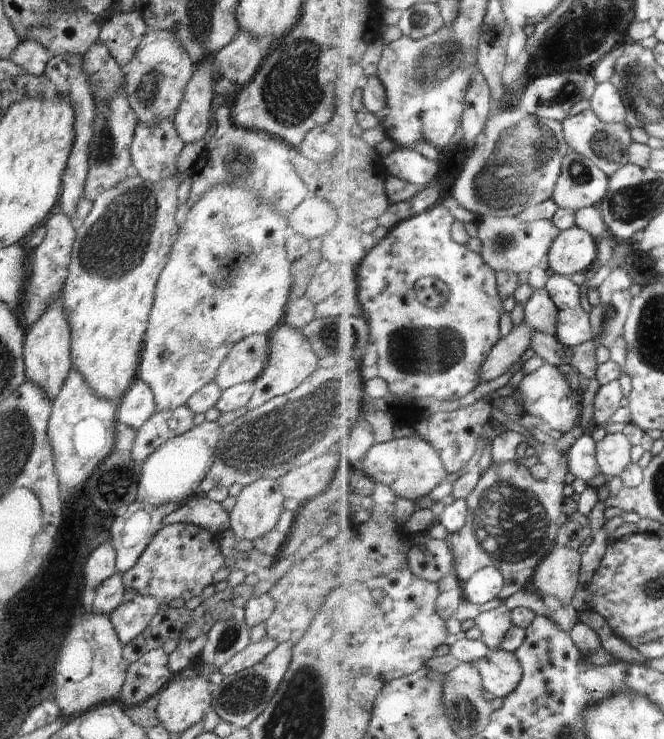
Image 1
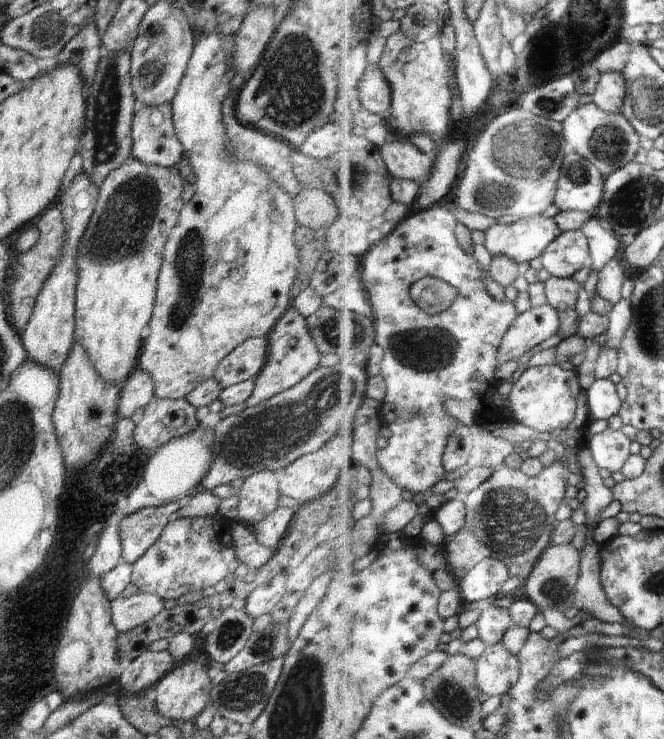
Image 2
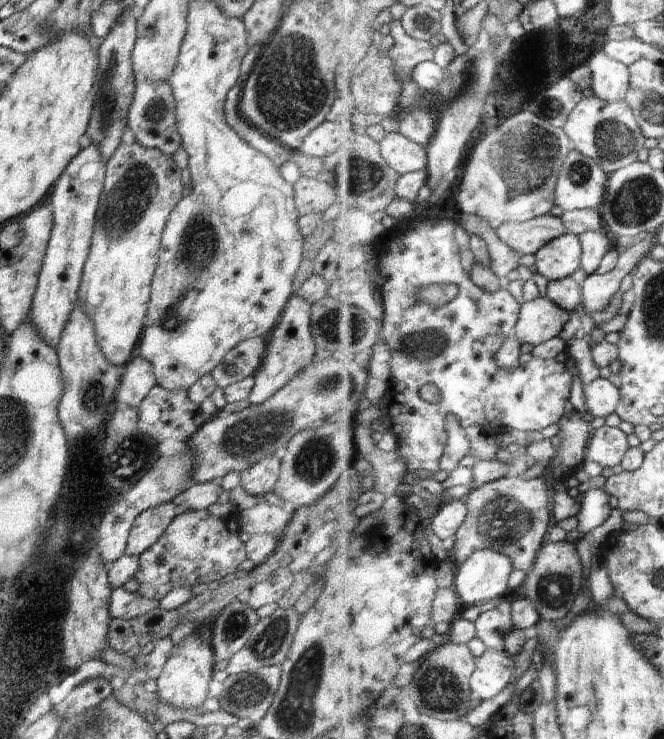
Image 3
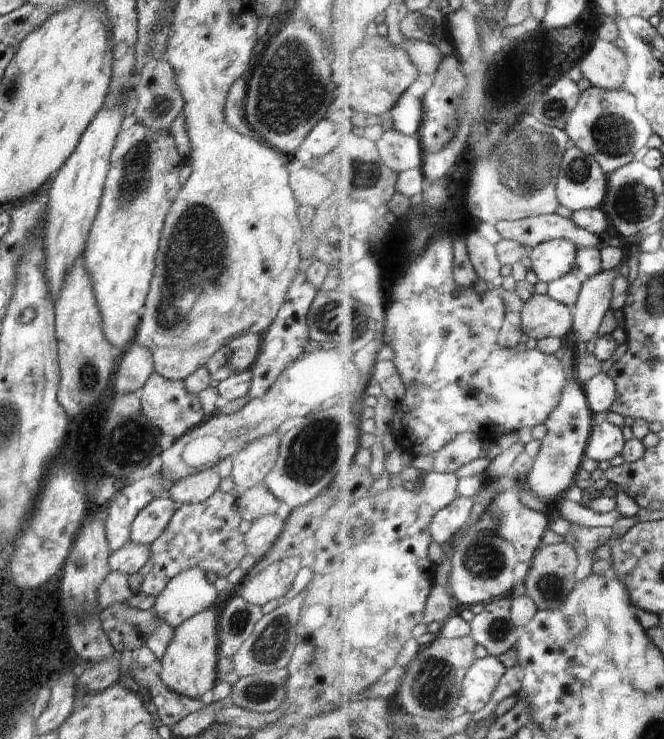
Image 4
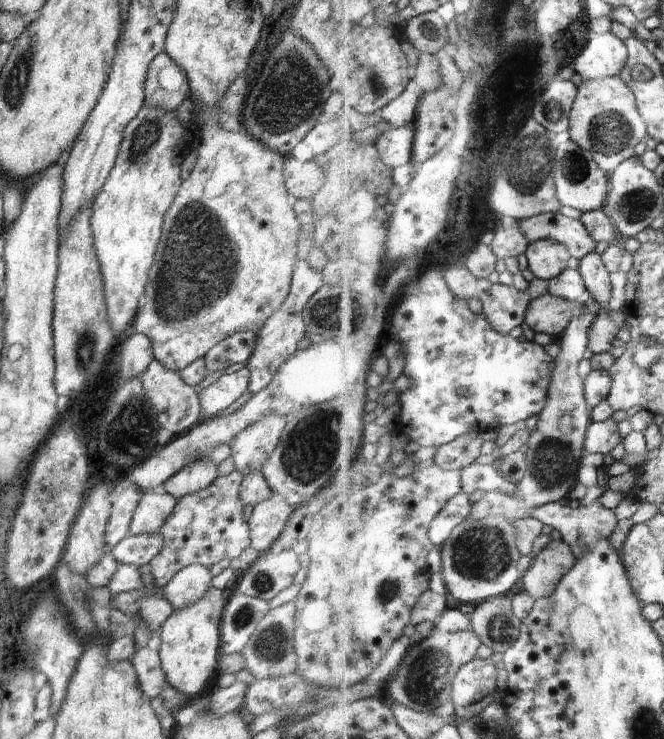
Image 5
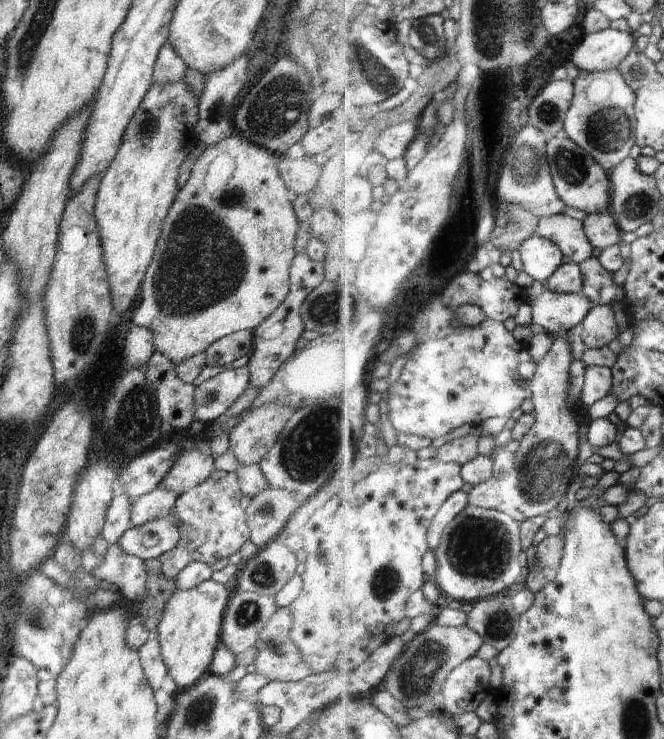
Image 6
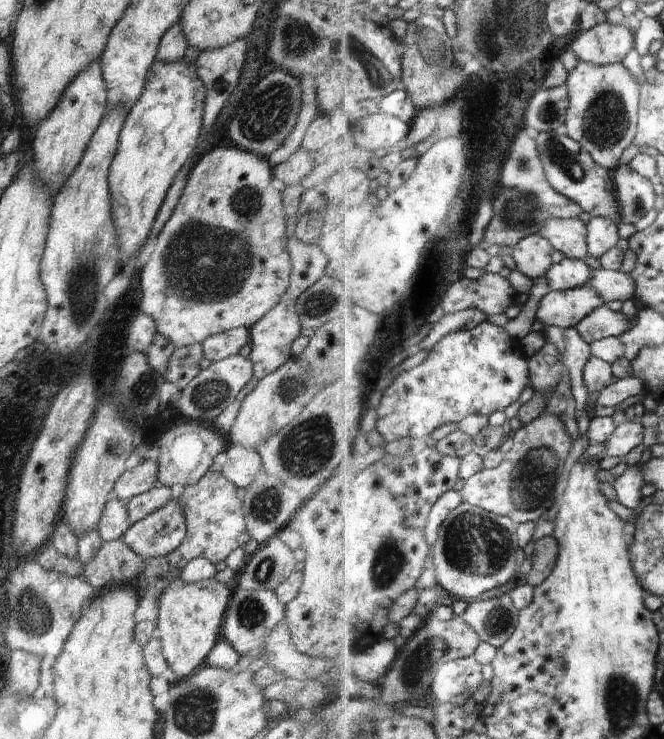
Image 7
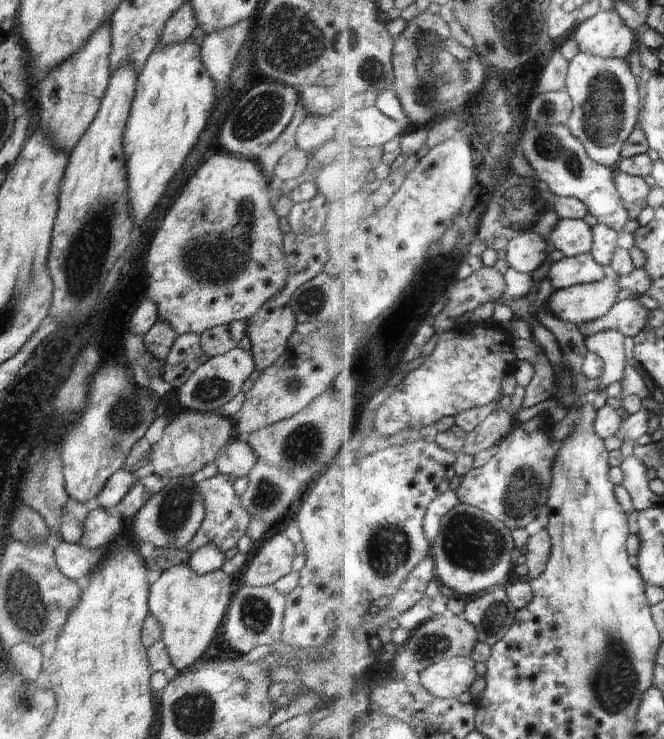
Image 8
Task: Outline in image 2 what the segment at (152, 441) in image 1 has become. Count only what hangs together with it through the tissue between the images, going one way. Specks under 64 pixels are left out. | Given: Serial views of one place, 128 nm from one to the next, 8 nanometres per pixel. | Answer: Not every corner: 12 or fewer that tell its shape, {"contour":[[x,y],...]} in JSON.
{"contour":[[152,397],[135,425],[149,453],[196,431],[197,408],[185,398]]}

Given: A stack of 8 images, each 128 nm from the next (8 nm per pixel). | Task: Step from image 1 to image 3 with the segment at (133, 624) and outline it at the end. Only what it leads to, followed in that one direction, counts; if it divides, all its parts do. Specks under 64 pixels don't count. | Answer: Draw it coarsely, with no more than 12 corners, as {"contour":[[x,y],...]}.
{"contour":[[111,589],[112,619],[130,620],[160,608],[159,600]]}

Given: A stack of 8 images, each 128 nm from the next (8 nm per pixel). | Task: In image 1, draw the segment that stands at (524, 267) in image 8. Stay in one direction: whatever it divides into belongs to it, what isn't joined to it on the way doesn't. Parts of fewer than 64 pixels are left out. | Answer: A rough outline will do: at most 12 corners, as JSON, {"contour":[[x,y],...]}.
{"contour":[[580,225],[562,231],[549,254],[561,275],[587,272],[598,242]]}

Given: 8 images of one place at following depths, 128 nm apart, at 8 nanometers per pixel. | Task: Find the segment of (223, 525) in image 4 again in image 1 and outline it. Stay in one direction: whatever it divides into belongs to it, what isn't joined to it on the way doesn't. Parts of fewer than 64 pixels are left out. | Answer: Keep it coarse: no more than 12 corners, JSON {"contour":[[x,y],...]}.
{"contour":[[164,525],[125,588],[160,604],[198,601],[226,567],[218,536]]}

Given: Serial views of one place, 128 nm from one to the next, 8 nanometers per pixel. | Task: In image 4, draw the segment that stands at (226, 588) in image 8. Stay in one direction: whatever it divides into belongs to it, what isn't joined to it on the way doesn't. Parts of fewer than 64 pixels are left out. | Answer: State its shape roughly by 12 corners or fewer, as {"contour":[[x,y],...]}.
{"contour":[[218,621],[174,629],[158,662],[167,689],[198,699],[218,684]]}

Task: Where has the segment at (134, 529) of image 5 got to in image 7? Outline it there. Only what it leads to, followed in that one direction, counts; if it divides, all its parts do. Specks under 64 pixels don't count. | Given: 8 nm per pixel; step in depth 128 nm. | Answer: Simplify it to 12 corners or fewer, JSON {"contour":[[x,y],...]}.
{"contour":[[156,482],[125,503],[132,524],[163,507],[170,487]]}

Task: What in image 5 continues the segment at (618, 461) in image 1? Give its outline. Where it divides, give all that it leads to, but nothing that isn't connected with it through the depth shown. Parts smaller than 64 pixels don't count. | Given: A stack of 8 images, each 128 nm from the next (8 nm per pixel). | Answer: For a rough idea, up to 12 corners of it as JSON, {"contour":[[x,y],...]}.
{"contour":[[616,420],[592,422],[588,455],[610,454],[622,442]]}

